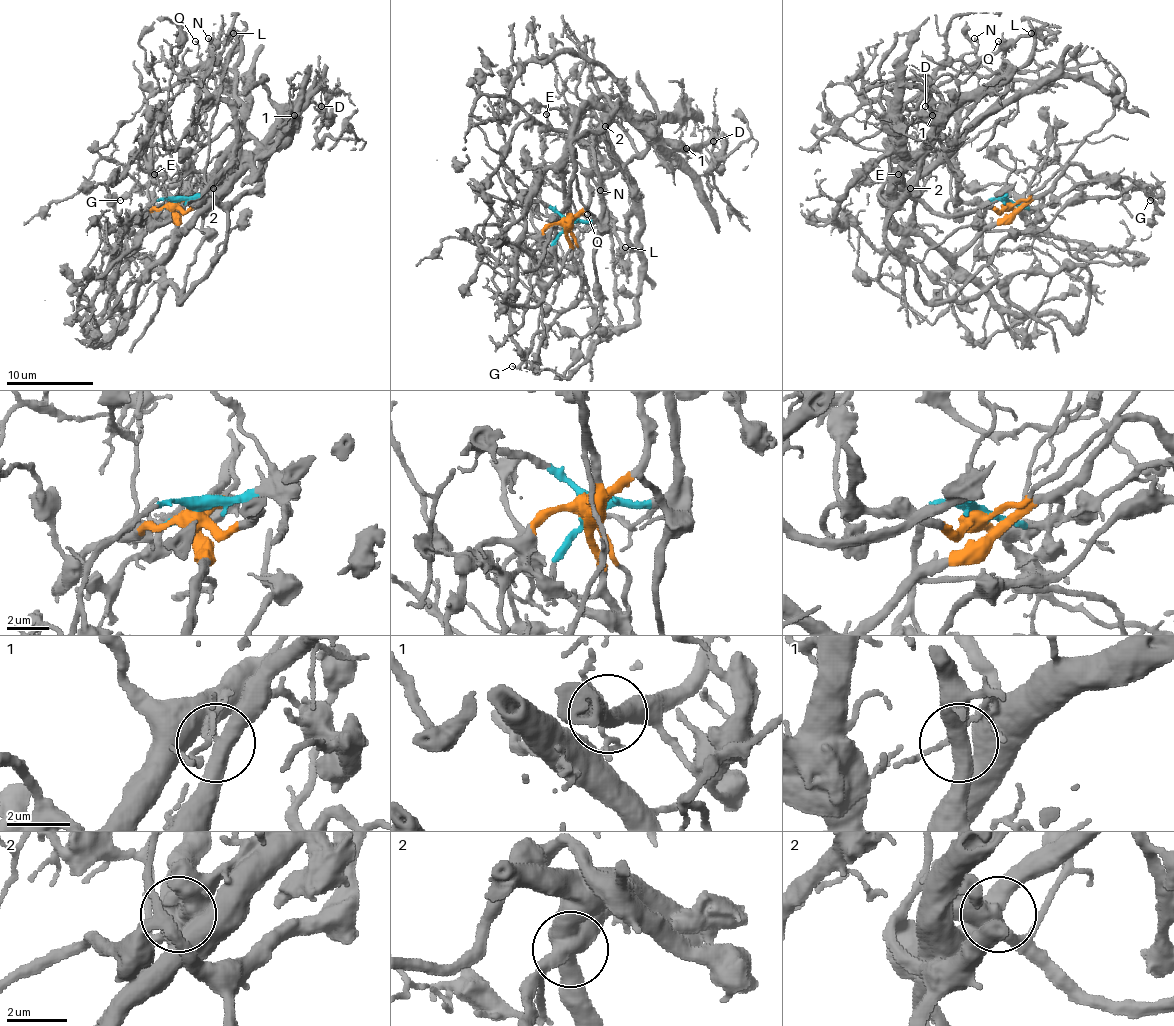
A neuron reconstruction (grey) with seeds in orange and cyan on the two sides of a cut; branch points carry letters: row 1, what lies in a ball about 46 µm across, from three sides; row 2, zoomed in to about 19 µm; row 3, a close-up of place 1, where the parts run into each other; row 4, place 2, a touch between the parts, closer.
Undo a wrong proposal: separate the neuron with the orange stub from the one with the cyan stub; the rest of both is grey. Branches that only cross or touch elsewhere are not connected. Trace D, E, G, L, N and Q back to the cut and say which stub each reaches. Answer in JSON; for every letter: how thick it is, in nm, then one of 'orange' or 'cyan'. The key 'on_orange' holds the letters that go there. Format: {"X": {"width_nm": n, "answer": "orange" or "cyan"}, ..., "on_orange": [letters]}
{"D": {"width_nm": 110, "answer": "orange"}, "E": {"width_nm": 120, "answer": "cyan"}, "G": {"width_nm": 180, "answer": "orange"}, "L": {"width_nm": 320, "answer": "orange"}, "N": {"width_nm": 170, "answer": "cyan"}, "Q": {"width_nm": 120, "answer": "orange"}, "on_orange": ["D", "G", "L", "Q"]}

